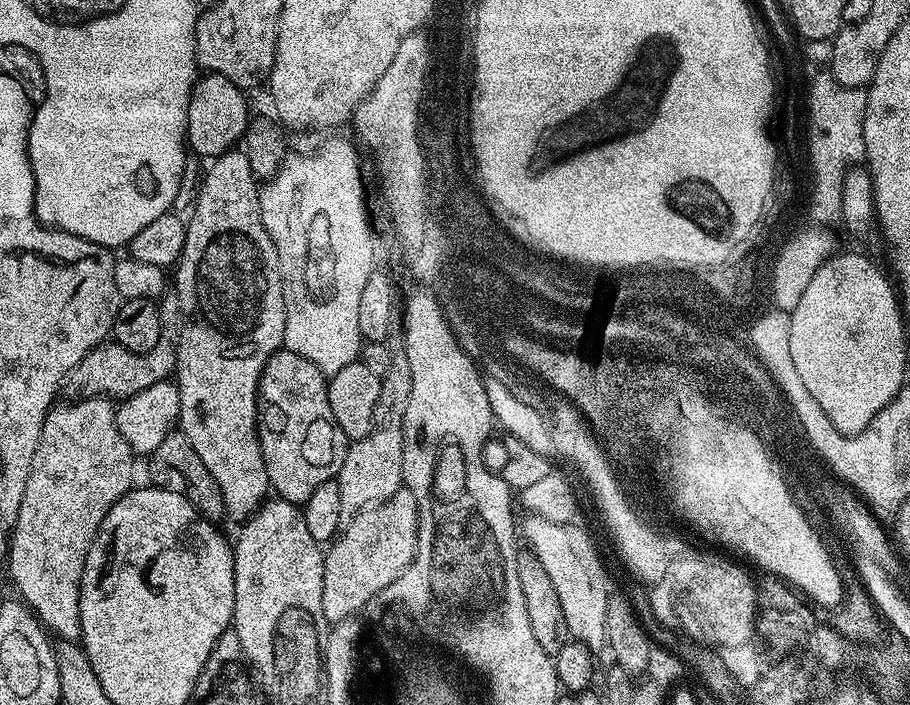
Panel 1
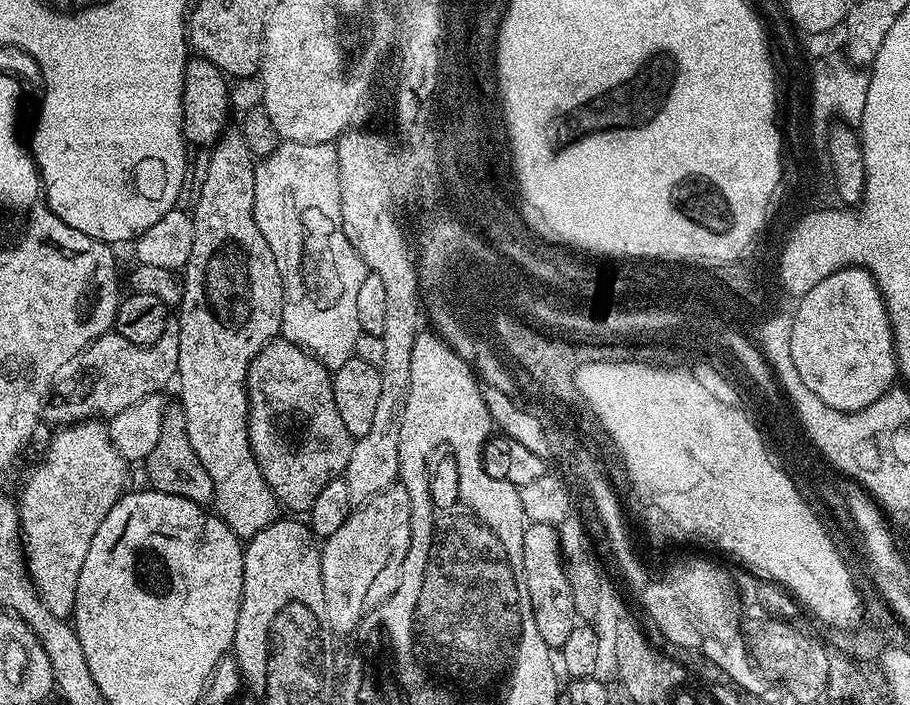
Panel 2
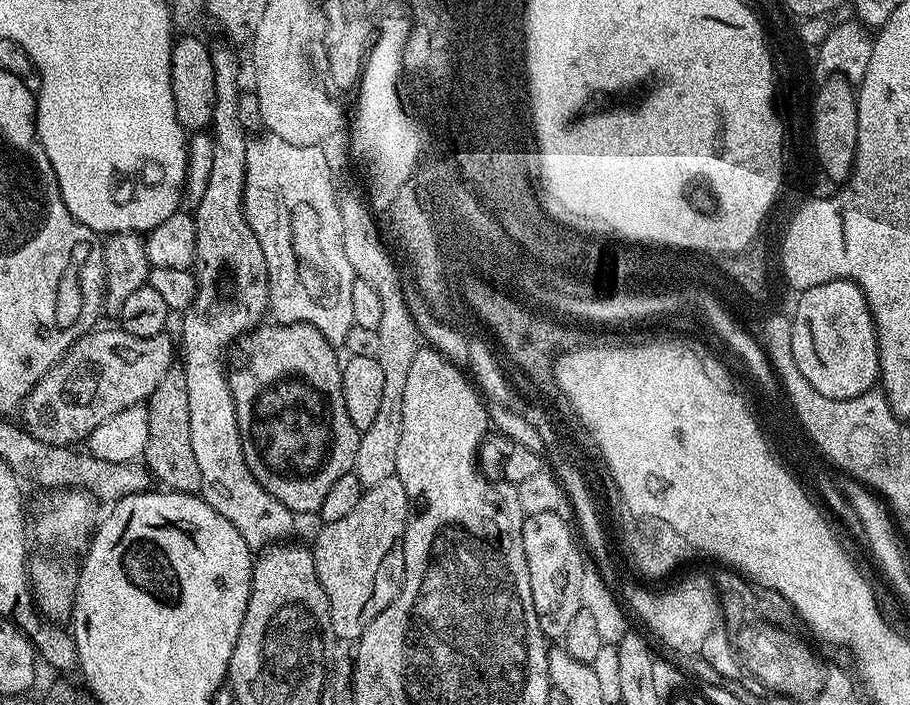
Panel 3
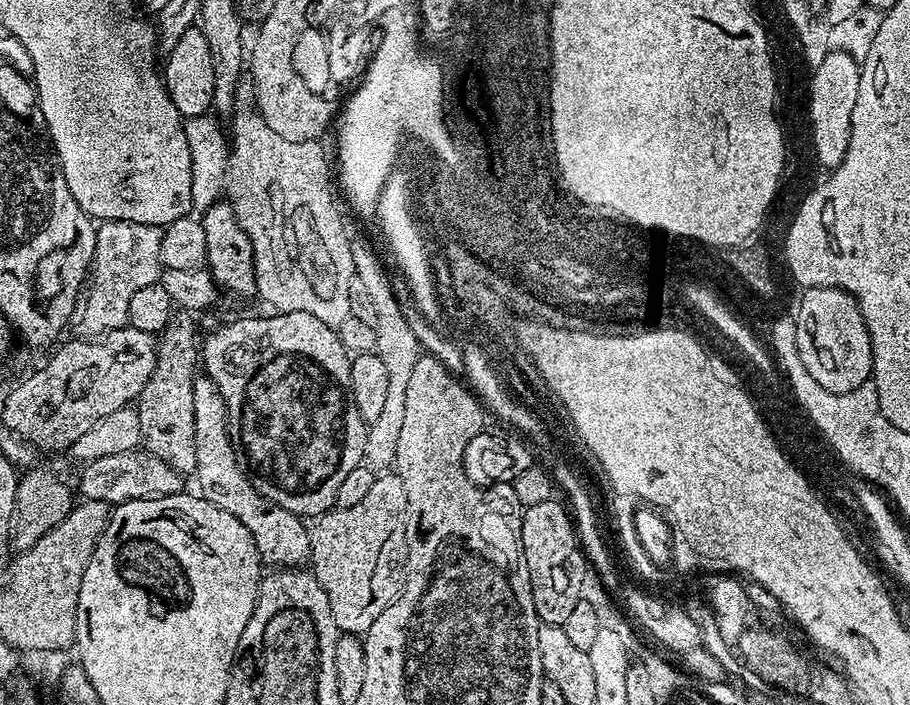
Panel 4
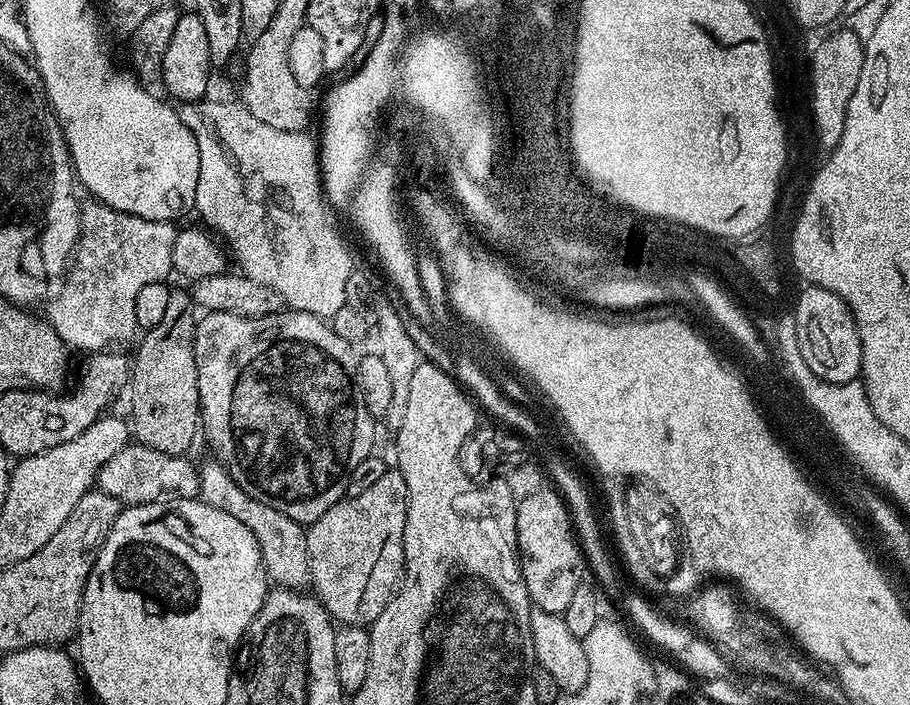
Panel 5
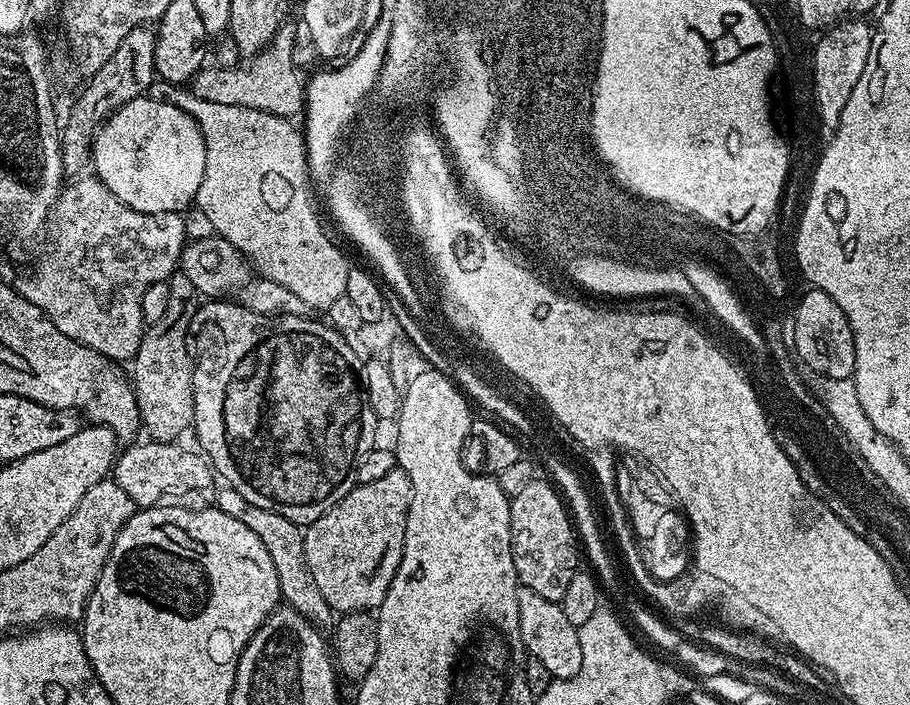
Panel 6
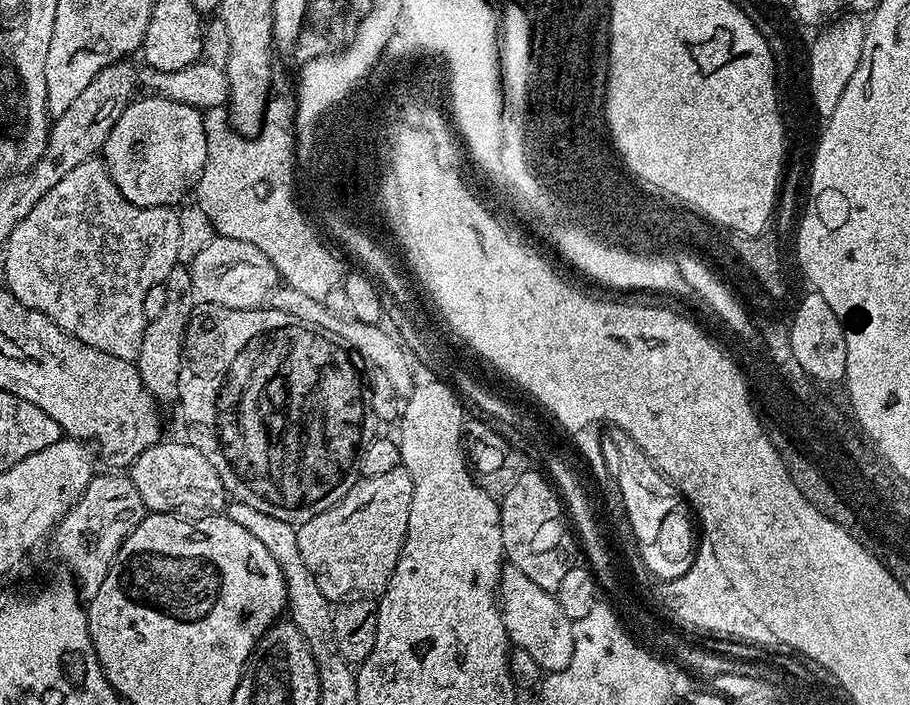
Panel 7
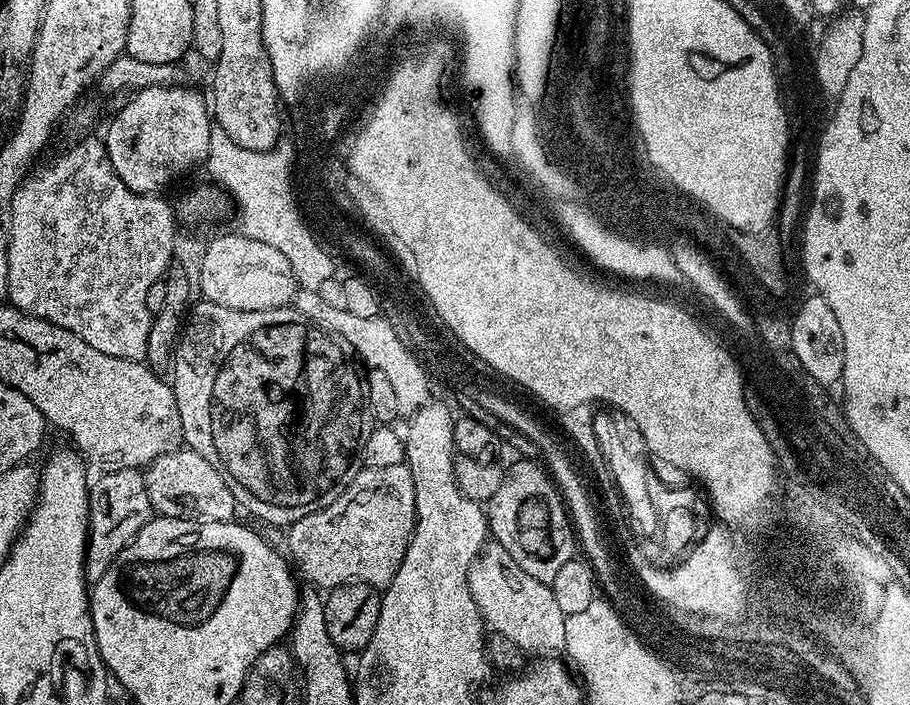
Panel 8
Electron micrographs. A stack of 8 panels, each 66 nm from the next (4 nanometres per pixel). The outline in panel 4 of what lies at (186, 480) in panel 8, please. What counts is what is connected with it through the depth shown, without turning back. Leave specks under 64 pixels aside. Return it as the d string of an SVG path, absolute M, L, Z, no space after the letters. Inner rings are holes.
M133 450L122 454L106 454L96 460L89 460L83 465L80 472L79 495L86 500L103 500L109 506L125 504L127 500L149 500L150 498L166 498L173 496L175 492L185 487L185 477L175 472L166 462L162 462L157 456L151 456L147 450Z

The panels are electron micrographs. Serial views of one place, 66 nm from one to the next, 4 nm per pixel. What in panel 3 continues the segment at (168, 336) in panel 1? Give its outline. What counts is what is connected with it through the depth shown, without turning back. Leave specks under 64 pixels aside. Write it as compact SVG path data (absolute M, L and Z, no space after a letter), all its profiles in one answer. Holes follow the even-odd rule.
M118 326L112 328L97 327L88 333L82 340L76 341L71 350L65 354L54 367L46 373L30 390L24 399L22 409L22 427L38 442L53 444L55 448L76 446L79 442L87 441L88 436L106 418L114 418L122 410L130 406L147 401L148 395L162 382L162 378L173 367L172 352L174 356L174 340L168 337L167 331L160 332L150 338L138 338L134 334L126 334Z

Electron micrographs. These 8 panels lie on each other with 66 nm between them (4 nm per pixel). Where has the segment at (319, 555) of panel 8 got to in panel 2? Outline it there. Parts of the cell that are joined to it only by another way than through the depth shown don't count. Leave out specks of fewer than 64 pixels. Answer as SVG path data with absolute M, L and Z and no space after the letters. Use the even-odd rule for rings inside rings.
M399 482L361 503L348 515L346 522L342 522L339 530L327 536L320 548L320 565L322 590L326 594L326 618L333 633L355 633L367 615L396 593L411 537L410 494Z

